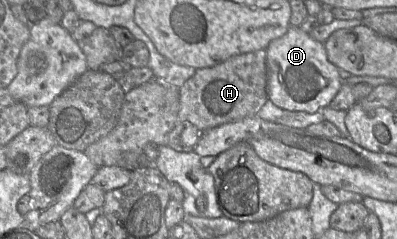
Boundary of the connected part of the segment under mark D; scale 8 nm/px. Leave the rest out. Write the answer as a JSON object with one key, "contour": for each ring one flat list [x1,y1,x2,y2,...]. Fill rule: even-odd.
{"contour":[[290,26,283,36,268,44,266,47,266,67,268,99,277,107,289,111,319,112,322,108,330,105,345,81,342,72,328,60,324,44,312,39,298,26]]}

